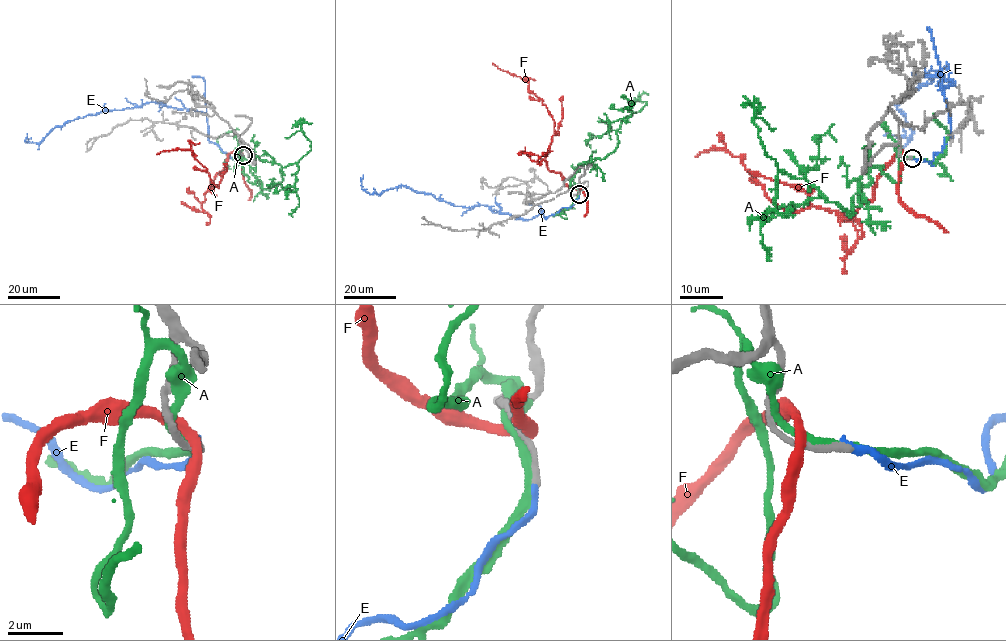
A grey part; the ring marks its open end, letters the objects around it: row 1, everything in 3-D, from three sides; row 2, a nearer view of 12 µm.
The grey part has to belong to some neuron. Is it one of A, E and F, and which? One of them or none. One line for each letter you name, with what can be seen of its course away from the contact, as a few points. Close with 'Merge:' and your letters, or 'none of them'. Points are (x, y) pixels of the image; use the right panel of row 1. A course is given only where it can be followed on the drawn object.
E: course (912, 158), (932, 165), (942, 149), (942, 88), (953, 82), (931, 69), (897, 104), (911, 138), (878, 121)
Merge: E

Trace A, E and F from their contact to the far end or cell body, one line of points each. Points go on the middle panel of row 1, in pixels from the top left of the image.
A: (578, 189), (569, 187), (579, 165), (611, 153), (620, 122), (634, 113), (610, 124), (611, 139)
E: (579, 194), (557, 213), (522, 219), (484, 205), (453, 205), (401, 185), (369, 194), (362, 188), (363, 174)
F: (578, 190), (548, 169), (545, 159), (554, 122), (542, 100), (527, 82), (493, 63)

